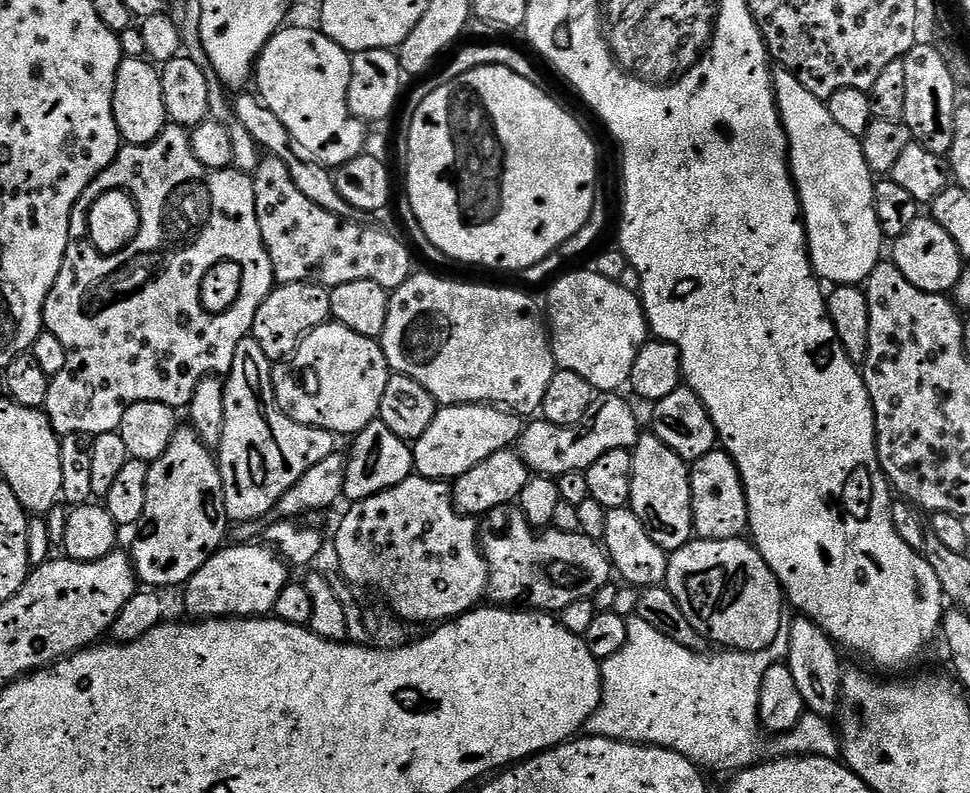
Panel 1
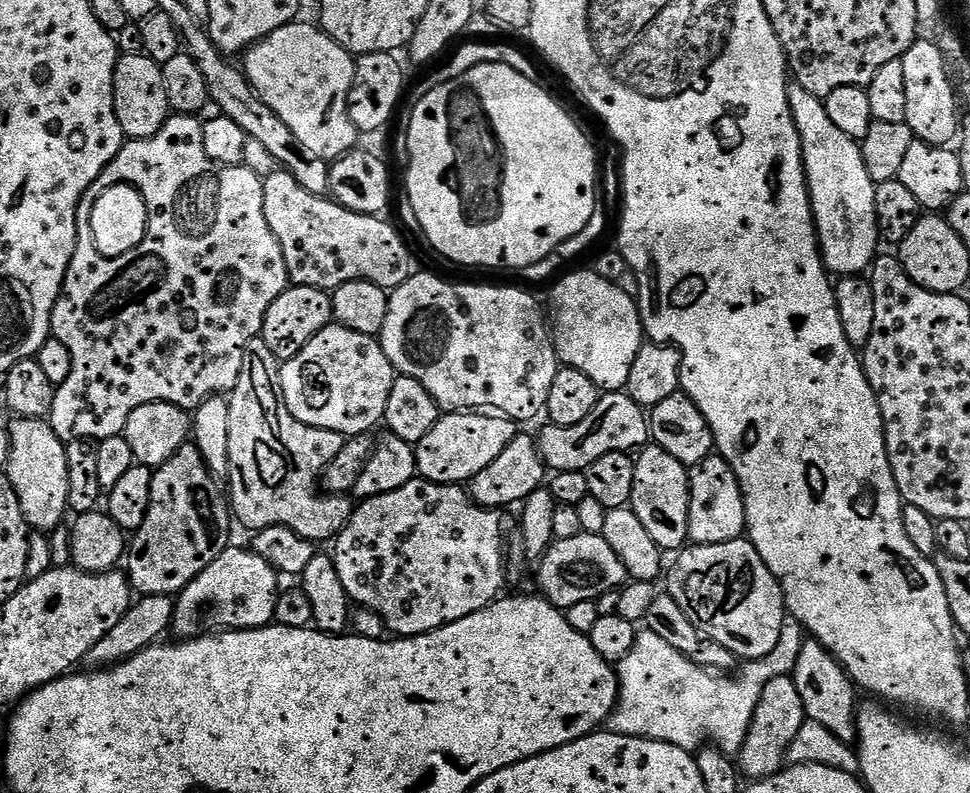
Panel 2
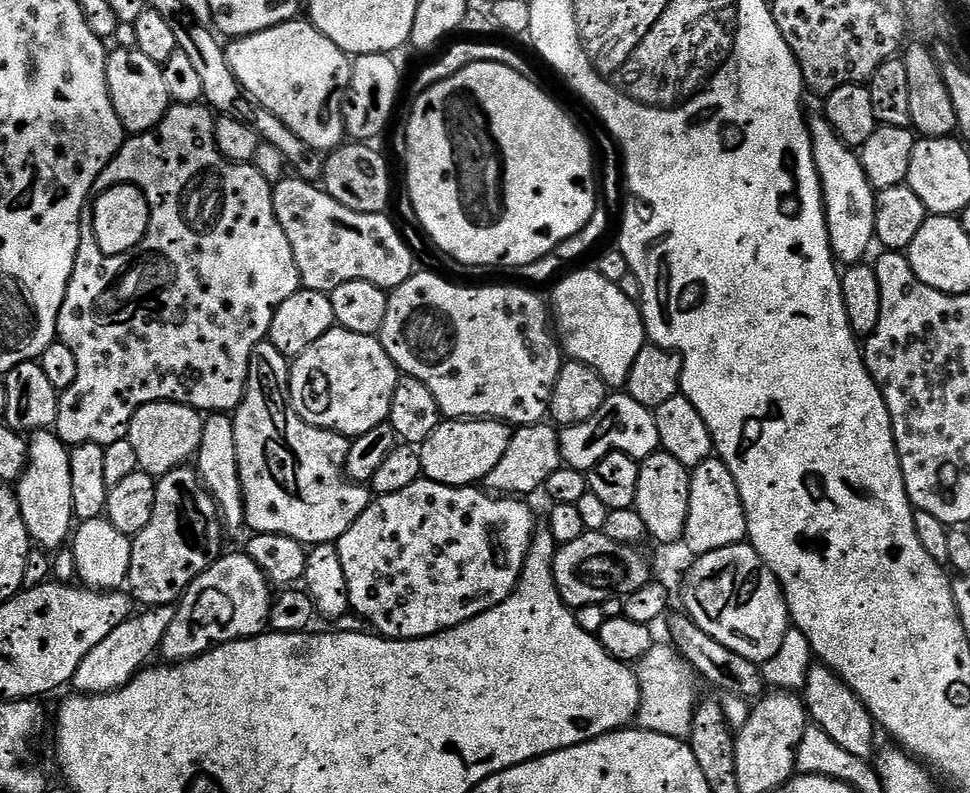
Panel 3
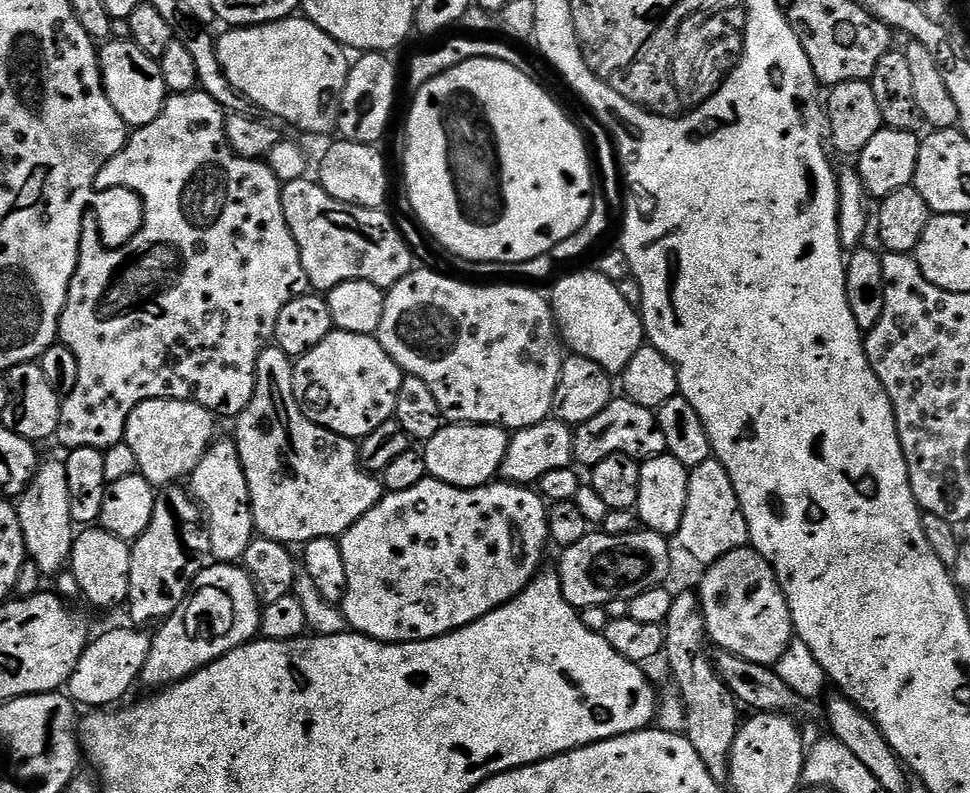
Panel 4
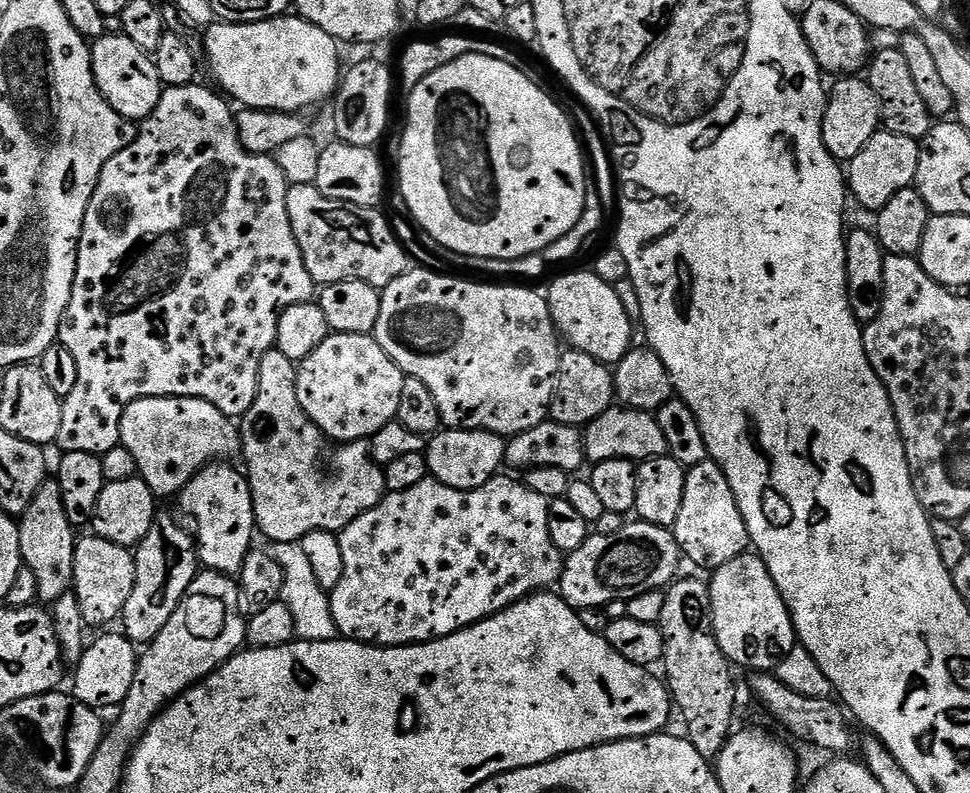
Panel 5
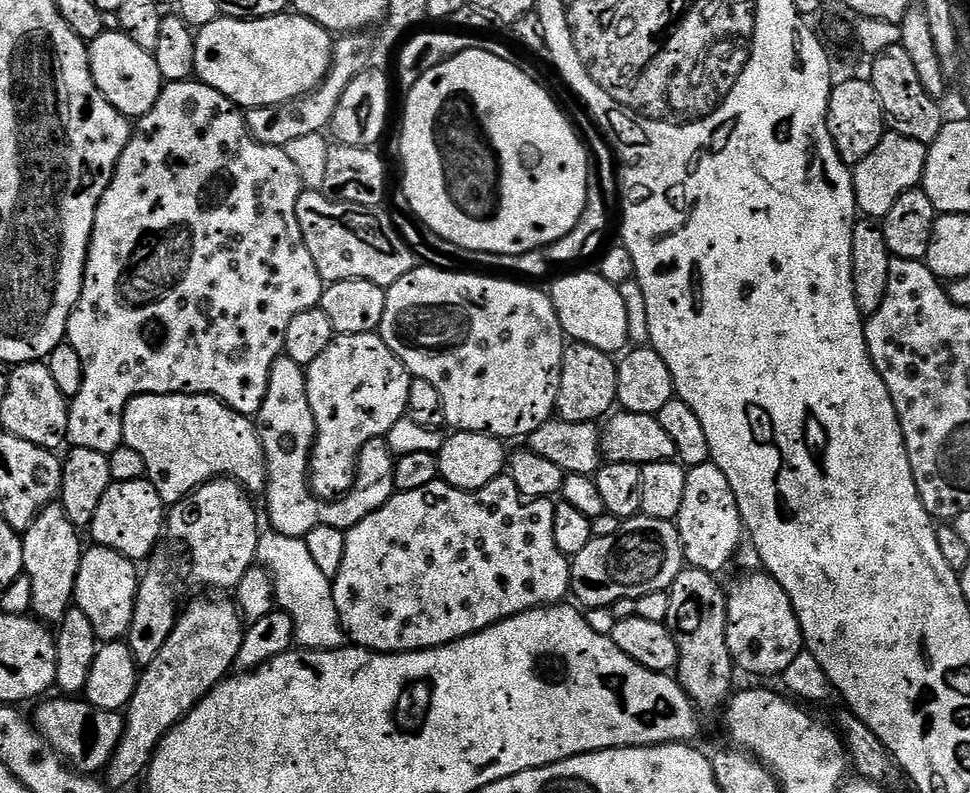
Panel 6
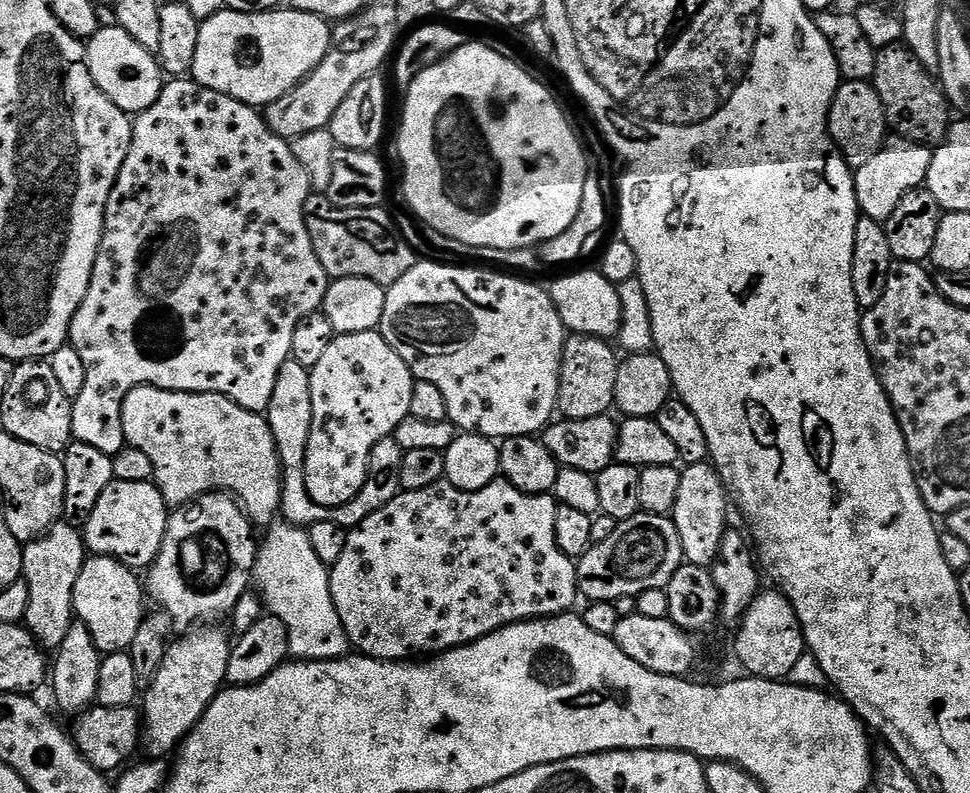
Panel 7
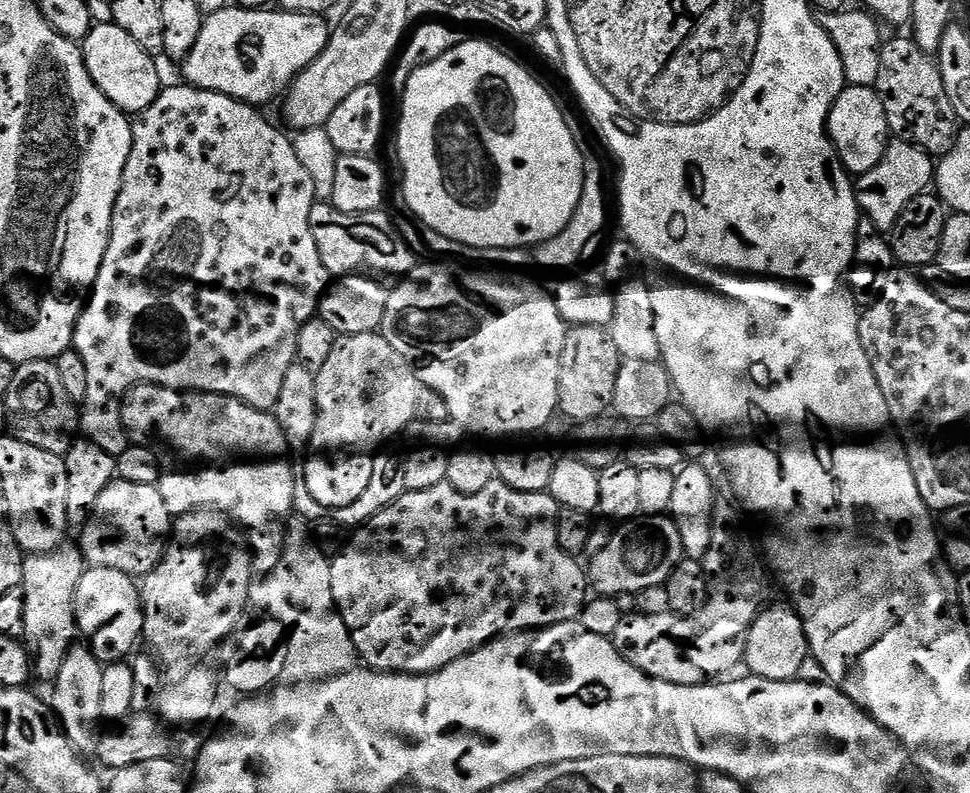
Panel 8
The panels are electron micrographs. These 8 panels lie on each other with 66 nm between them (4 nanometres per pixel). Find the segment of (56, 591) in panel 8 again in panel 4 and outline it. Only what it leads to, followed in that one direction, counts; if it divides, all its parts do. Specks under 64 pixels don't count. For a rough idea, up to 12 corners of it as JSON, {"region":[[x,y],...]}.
{"region":[[45,459],[19,497],[27,559],[52,578],[72,559],[63,459]]}

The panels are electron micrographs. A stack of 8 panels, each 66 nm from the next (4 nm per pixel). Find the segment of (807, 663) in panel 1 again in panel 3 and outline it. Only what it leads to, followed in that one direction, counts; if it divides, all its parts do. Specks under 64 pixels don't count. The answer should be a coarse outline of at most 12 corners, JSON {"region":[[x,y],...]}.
{"region":[[830,668],[802,689],[811,723],[871,761],[878,725]]}

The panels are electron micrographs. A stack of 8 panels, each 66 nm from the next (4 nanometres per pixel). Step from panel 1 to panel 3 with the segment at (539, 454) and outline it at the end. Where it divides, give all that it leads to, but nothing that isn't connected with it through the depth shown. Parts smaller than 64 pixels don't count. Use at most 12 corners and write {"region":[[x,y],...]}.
{"region":[[610,394],[560,432],[567,467],[588,473],[606,454],[637,462],[661,451],[655,411]]}

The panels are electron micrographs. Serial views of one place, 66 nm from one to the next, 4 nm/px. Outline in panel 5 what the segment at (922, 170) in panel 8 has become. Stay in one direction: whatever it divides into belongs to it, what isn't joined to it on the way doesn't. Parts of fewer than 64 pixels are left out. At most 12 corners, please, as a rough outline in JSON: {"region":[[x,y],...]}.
{"region":[[881,130],[846,164],[872,214],[913,187],[921,141]]}

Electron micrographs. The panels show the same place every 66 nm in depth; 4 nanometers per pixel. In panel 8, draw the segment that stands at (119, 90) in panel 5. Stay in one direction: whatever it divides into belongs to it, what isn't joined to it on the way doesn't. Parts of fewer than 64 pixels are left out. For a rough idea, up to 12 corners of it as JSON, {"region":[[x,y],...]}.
{"region":[[117,24],[82,42],[90,78],[125,114],[160,97],[157,61]]}

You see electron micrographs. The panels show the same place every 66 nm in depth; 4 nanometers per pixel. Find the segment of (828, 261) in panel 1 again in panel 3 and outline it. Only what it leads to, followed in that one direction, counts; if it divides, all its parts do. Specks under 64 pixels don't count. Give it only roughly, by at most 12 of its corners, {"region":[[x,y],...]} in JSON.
{"region":[[823,118],[812,149],[832,253],[861,263],[876,239],[876,192]]}

